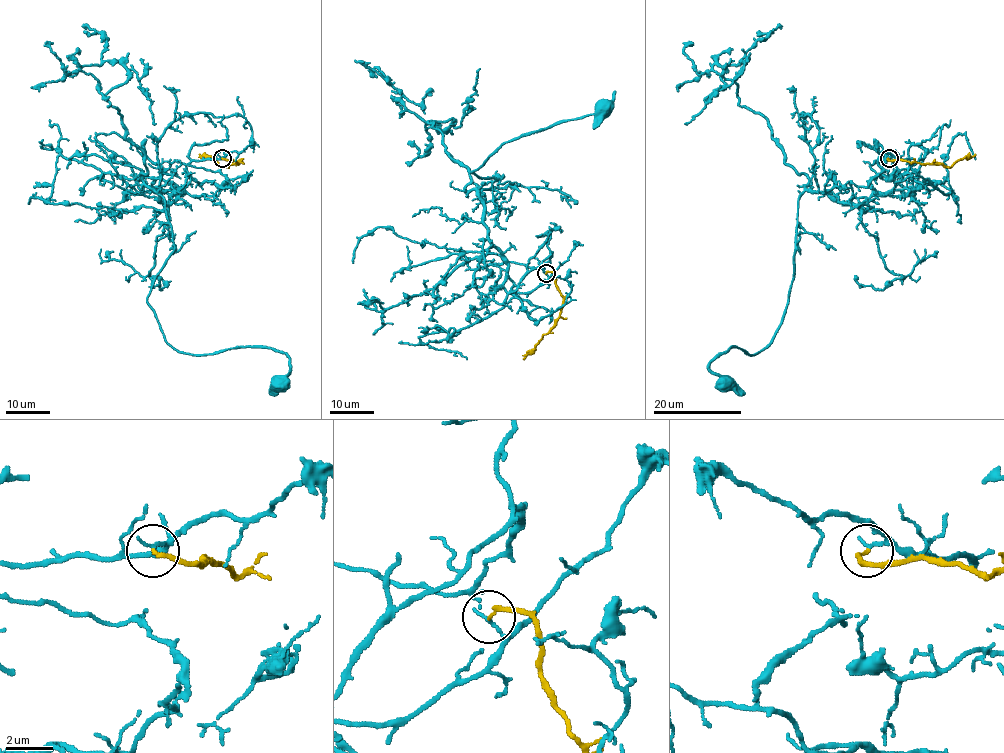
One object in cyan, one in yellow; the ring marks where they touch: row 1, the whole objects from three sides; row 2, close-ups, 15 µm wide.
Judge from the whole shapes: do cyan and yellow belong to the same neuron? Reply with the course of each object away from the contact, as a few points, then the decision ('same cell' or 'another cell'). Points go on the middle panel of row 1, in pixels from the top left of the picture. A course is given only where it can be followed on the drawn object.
cyan via (546, 273), (510, 293), (479, 195), (497, 180), (471, 172), (503, 144), (595, 114), (614, 93), (603, 109) | yellow via (546, 273), (553, 273), (556, 286), (563, 298), (560, 317), (523, 359) | another cell

